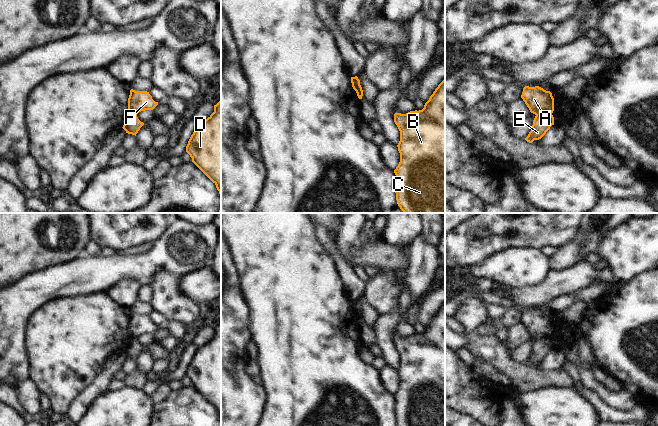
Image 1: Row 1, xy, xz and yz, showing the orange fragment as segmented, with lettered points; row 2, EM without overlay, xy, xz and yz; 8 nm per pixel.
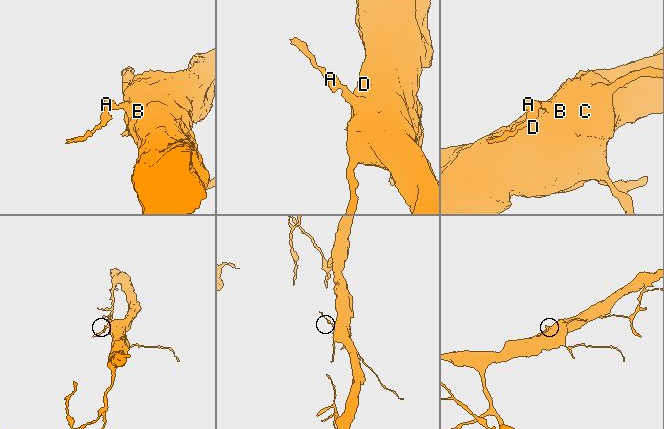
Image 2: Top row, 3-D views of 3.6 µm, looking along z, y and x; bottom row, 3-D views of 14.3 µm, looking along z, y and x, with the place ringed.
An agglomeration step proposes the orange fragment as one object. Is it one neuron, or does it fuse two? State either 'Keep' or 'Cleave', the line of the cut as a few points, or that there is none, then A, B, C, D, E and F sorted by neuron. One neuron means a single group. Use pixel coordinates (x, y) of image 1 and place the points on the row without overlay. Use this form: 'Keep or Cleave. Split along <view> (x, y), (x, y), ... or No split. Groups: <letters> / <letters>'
Cleave. Split along xz (354, 301), (354, 307), (358, 311), (357, 316). Groups: A B C D F / E

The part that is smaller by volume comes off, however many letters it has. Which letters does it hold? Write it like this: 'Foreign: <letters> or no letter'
Foreign: E

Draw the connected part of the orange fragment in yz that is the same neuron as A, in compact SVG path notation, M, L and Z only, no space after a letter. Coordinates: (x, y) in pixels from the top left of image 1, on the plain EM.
M525 310L521 322L535 339L542 337L552 338L554 335L554 322L550 315L546 315L539 310Z

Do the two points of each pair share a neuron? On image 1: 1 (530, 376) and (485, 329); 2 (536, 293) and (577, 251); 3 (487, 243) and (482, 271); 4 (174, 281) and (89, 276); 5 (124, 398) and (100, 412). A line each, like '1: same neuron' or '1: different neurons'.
1: different neurons
2: different neurons
3: different neurons
4: different neurons
5: same neuron

